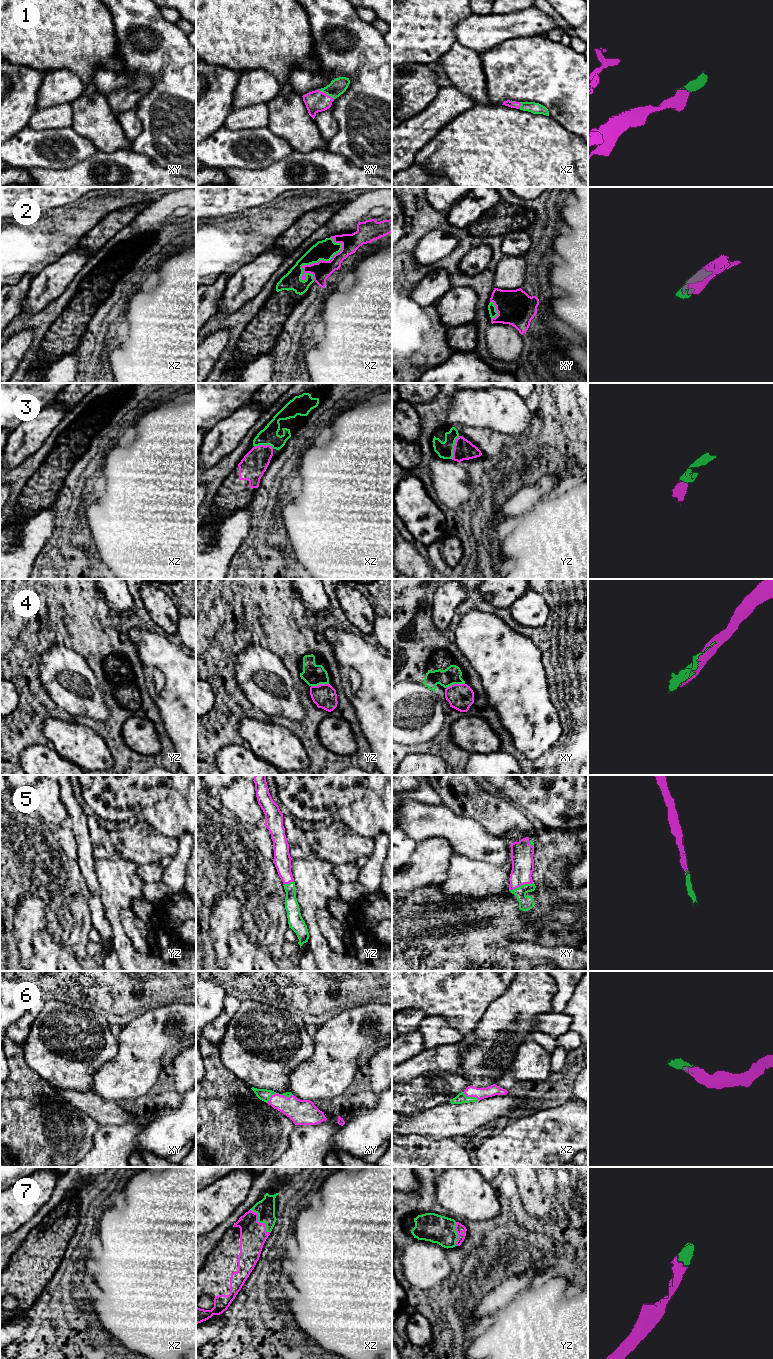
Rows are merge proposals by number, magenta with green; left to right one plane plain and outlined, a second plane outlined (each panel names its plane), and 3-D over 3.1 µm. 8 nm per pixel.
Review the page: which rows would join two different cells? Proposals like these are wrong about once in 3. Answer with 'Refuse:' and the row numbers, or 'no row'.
Refuse: 4

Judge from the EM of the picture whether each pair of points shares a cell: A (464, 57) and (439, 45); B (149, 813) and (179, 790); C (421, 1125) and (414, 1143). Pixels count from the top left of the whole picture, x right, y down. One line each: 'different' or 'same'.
A: different
B: same
C: different

